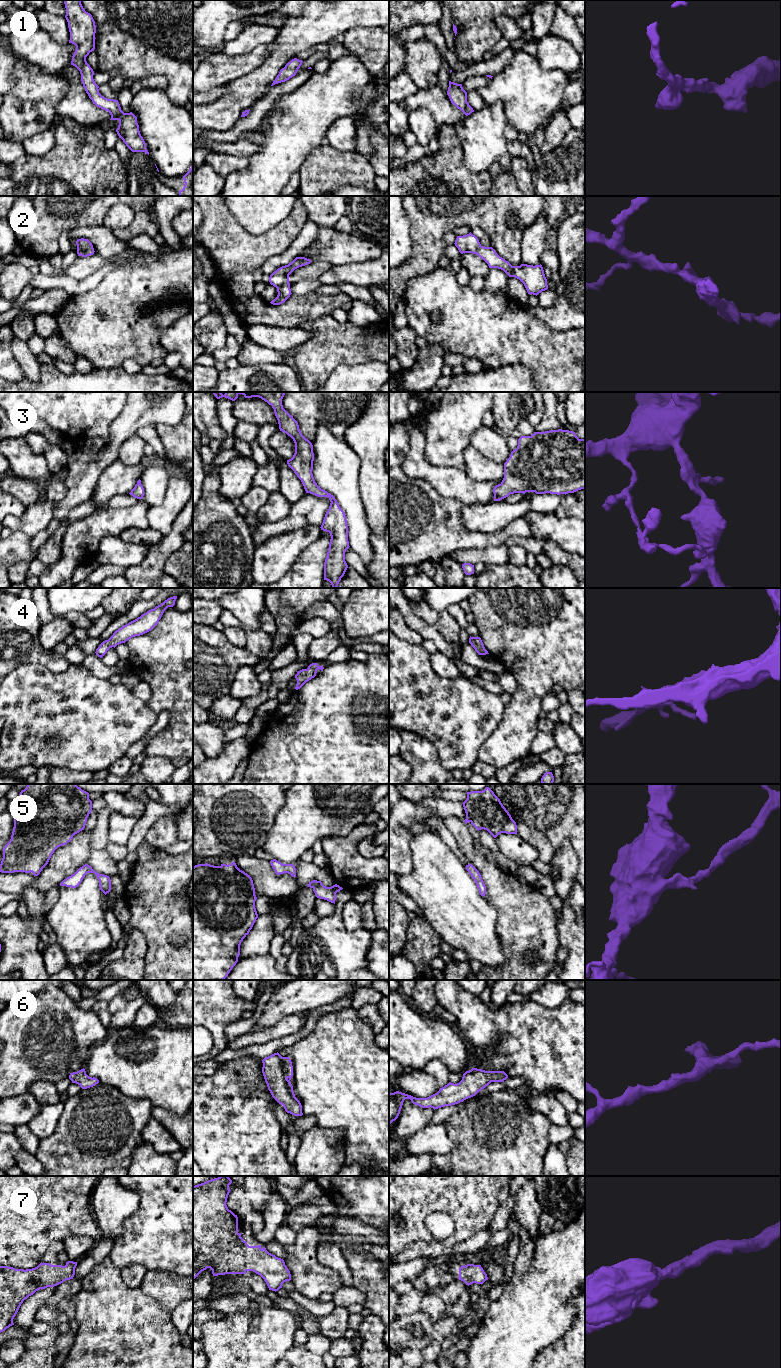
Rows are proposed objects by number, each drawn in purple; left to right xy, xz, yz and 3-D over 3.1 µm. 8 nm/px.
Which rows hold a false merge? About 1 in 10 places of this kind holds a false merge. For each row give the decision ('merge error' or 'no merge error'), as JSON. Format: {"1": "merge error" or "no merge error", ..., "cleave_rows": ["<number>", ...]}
{"1": "no merge error", "2": "no merge error", "3": "no merge error", "4": "no merge error", "5": "no merge error", "6": "no merge error", "7": "no merge error", "cleave_rows": []}

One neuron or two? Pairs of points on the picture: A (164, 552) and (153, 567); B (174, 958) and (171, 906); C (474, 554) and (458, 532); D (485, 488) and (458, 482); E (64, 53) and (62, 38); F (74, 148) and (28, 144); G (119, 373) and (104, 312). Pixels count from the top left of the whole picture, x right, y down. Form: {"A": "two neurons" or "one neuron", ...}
{"A": "one neuron", "B": "one neuron", "C": "two neurons", "D": "one neuron", "E": "two neurons", "F": "two neurons", "G": "two neurons"}

